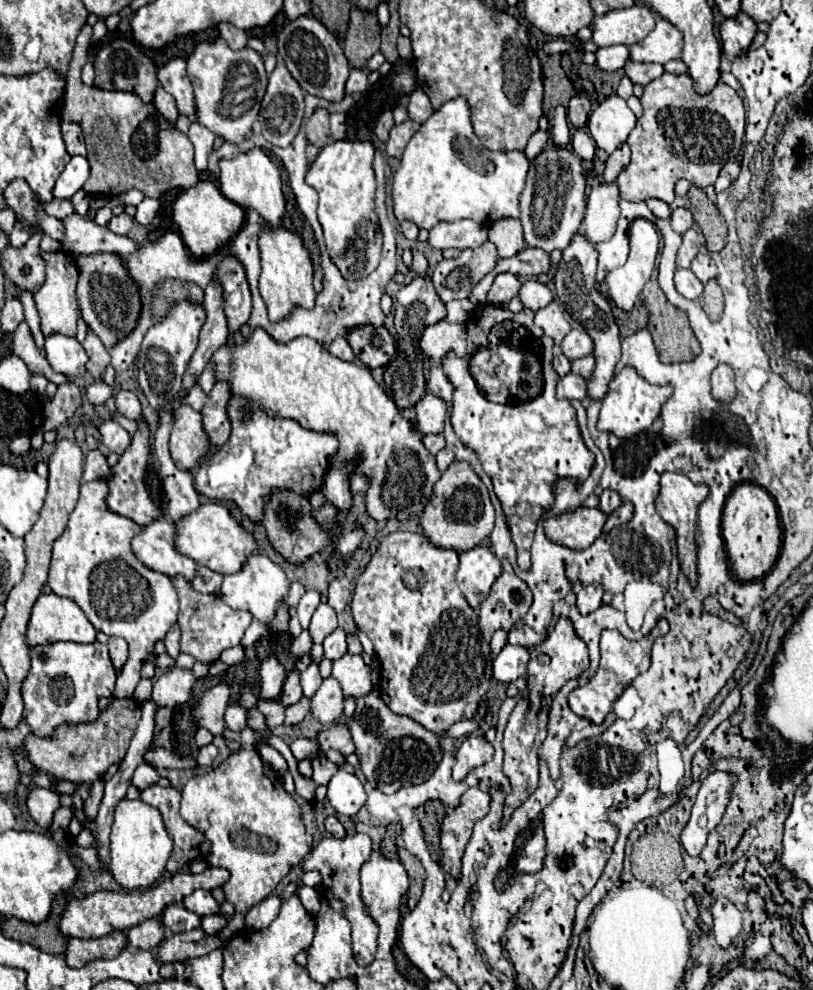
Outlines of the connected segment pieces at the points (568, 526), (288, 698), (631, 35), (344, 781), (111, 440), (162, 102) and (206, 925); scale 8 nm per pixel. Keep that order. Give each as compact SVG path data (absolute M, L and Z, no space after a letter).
M578 507L558 517L544 519L544 533L552 543L580 551L590 547L600 537L604 523L606 515L596 511L596 507Z
M294 669L288 673L286 677L286 683L282 687L282 693L280 693L280 703L284 707L290 707L294 703L298 703L302 699L302 687L300 687L300 673Z
M632 5L628 9L614 9L606 15L596 15L590 23L592 41L598 47L610 45L632 45L644 39L648 31L656 25L654 13L648 7Z
M338 769L326 787L328 787L326 797L328 797L330 805L336 809L336 813L340 813L340 815L352 817L366 803L364 785L354 773Z
M114 419L104 421L104 423L98 427L98 431L100 431L100 441L102 441L112 453L122 455L122 453L126 451L126 447L130 445L130 435L128 435L128 431L126 431L122 425L118 425Z
M162 87L156 89L154 93L154 105L156 109L164 115L164 119L168 119L168 123L176 123L176 117L178 117L178 109L176 109L176 101L170 93L166 93Z
M214 913L214 915L204 915L200 919L200 927L208 933L208 935L218 935L226 925L226 917L222 913Z

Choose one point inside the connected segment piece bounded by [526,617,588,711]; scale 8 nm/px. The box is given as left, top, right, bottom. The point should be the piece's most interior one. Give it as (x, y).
(562, 656)

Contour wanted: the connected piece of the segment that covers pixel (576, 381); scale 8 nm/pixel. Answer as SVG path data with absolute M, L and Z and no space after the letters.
M564 375L560 377L558 381L558 387L556 387L556 397L558 399L578 399L582 401L586 397L586 379L580 379L580 375Z

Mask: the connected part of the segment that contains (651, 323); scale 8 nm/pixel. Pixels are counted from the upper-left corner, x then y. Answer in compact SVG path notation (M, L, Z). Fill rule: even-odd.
M658 271L652 273L650 281L644 285L642 289L642 297L644 297L644 305L648 309L648 331L654 339L654 345L656 345L656 351L658 351L658 357L662 363L680 363L680 361L692 361L698 353L700 353L700 343L698 339L694 337L692 329L688 327L688 319L682 311L678 311L676 307L672 307L666 299L666 295L660 291L660 285L658 285L658 279L656 279Z

